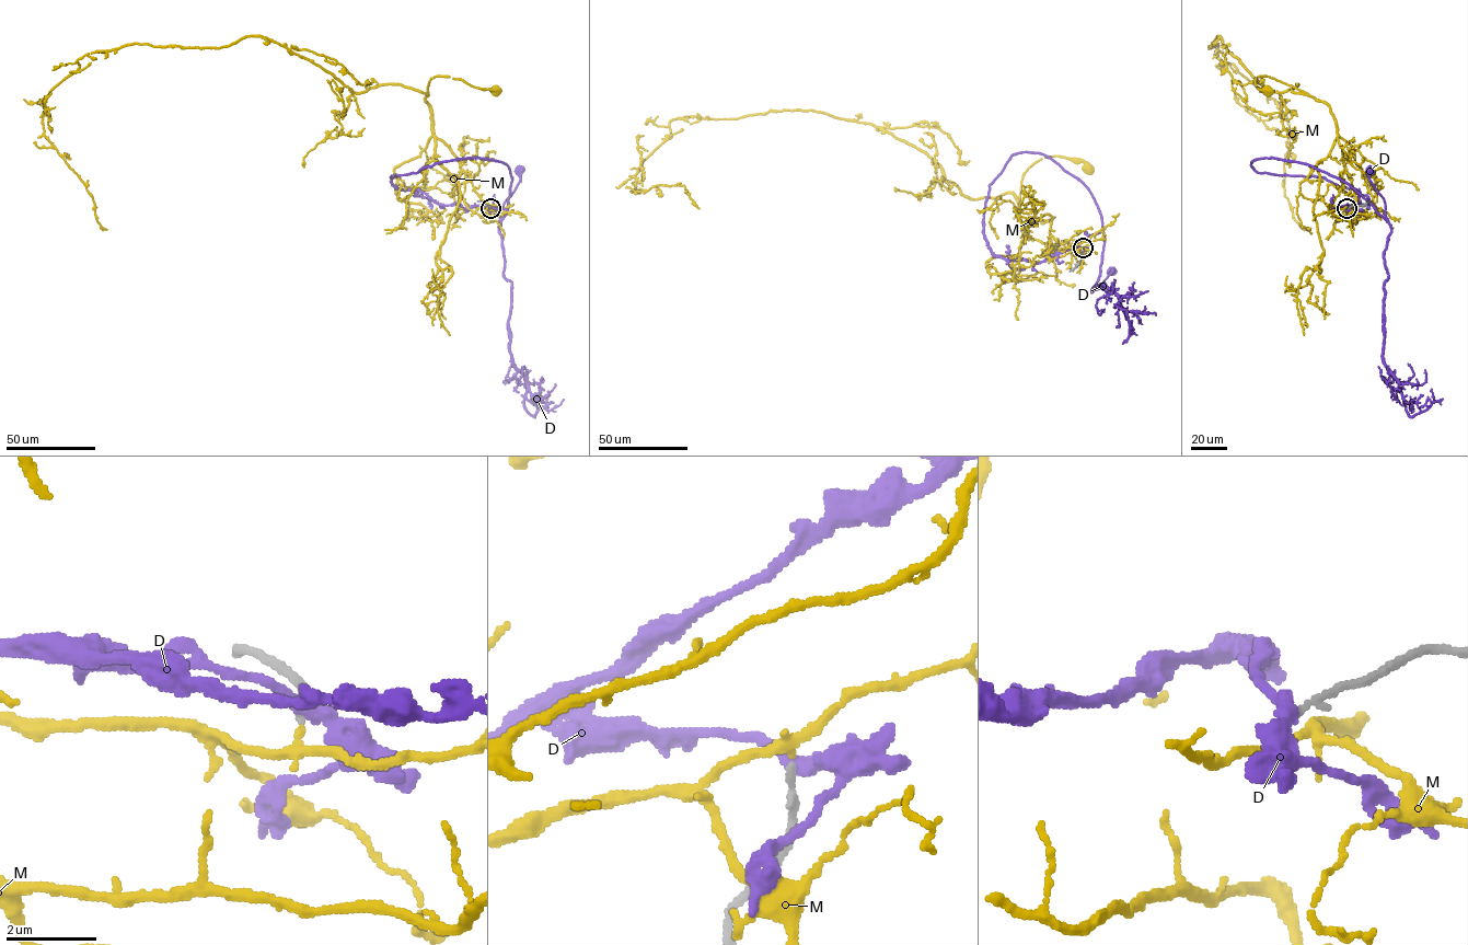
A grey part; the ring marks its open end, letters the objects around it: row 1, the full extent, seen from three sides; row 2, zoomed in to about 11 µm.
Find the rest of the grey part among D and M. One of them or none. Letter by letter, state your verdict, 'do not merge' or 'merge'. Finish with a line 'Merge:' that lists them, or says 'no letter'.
D: do not merge
M: merge
Merge: M

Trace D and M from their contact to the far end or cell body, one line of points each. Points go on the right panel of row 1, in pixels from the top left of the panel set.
D: (1348, 208), (1362, 205), (1359, 191), (1258, 173), (1251, 163), (1278, 158), (1326, 172), (1390, 227), (1370, 171)
M: (1347, 208), (1355, 207), (1355, 198), (1330, 107), (1292, 87), (1258, 76), (1255, 81), (1257, 88), (1269, 91)

